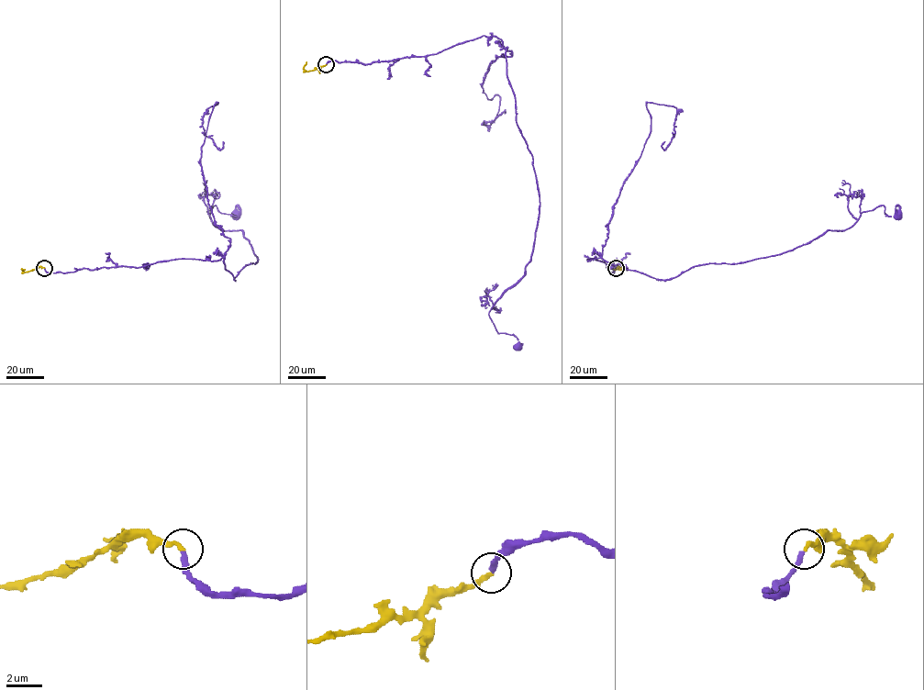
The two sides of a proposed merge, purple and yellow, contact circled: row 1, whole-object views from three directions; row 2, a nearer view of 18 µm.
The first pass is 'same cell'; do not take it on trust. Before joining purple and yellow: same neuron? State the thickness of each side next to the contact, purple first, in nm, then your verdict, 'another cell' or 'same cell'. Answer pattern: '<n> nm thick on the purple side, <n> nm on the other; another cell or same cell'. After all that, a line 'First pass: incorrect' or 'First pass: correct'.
280 nm thick on the purple side, 220 nm on the other; same cell
First pass: correct

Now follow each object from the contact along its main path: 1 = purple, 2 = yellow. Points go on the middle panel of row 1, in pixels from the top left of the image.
1: (327, 64), (422, 57), (483, 36), (501, 39), (539, 202), (525, 273), (488, 313), (517, 346)
2: (327, 64), (306, 72), (304, 65), (306, 61)

